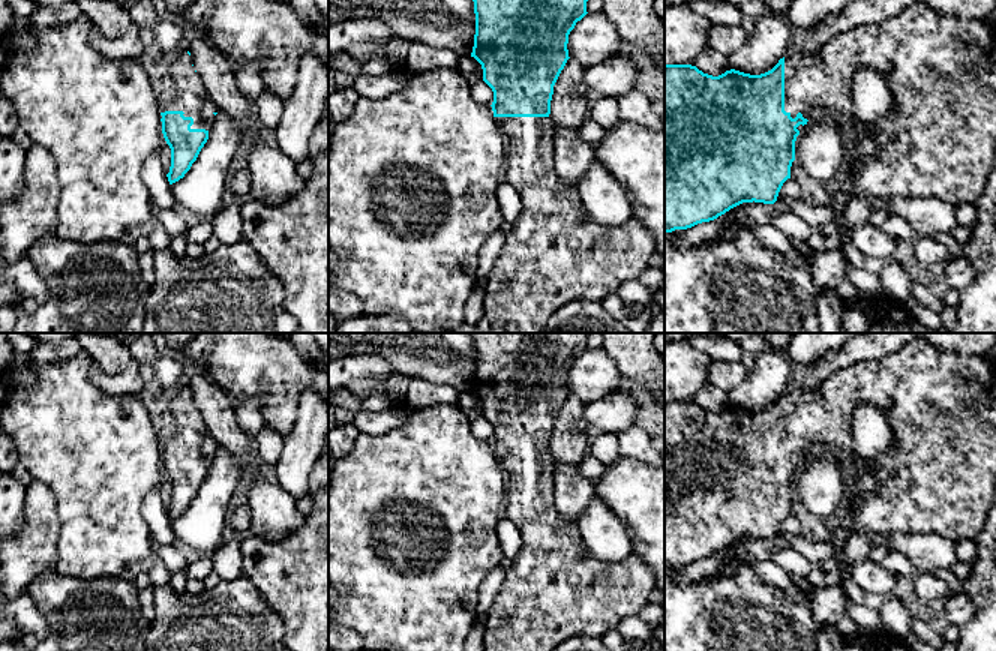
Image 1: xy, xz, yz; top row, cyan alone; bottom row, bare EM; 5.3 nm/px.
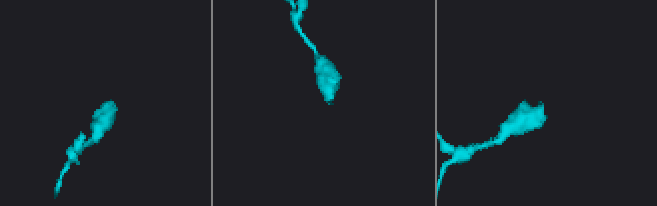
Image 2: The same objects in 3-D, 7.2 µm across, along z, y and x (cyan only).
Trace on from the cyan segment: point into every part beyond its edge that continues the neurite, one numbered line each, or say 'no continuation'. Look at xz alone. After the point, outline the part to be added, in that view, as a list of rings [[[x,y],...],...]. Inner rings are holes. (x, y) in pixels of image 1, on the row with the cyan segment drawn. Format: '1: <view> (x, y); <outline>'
1: xz (554, 254); [[[495,117],[506,136],[506,182],[519,194],[522,212],[507,232],[504,246],[494,262],[484,290],[484,316],[490,324],[488,333],[542,333],[550,318],[567,303],[579,298],[603,302],[622,284],[639,279],[657,252],[654,236],[632,218],[620,226],[606,226],[591,219],[578,189],[566,184],[554,166],[555,126],[550,117]]]

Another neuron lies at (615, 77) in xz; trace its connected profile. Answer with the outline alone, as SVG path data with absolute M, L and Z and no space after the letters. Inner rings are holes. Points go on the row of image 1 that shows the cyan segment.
M614 56L584 70L584 81L590 90L603 98L622 98L636 88L636 64L632 60Z

